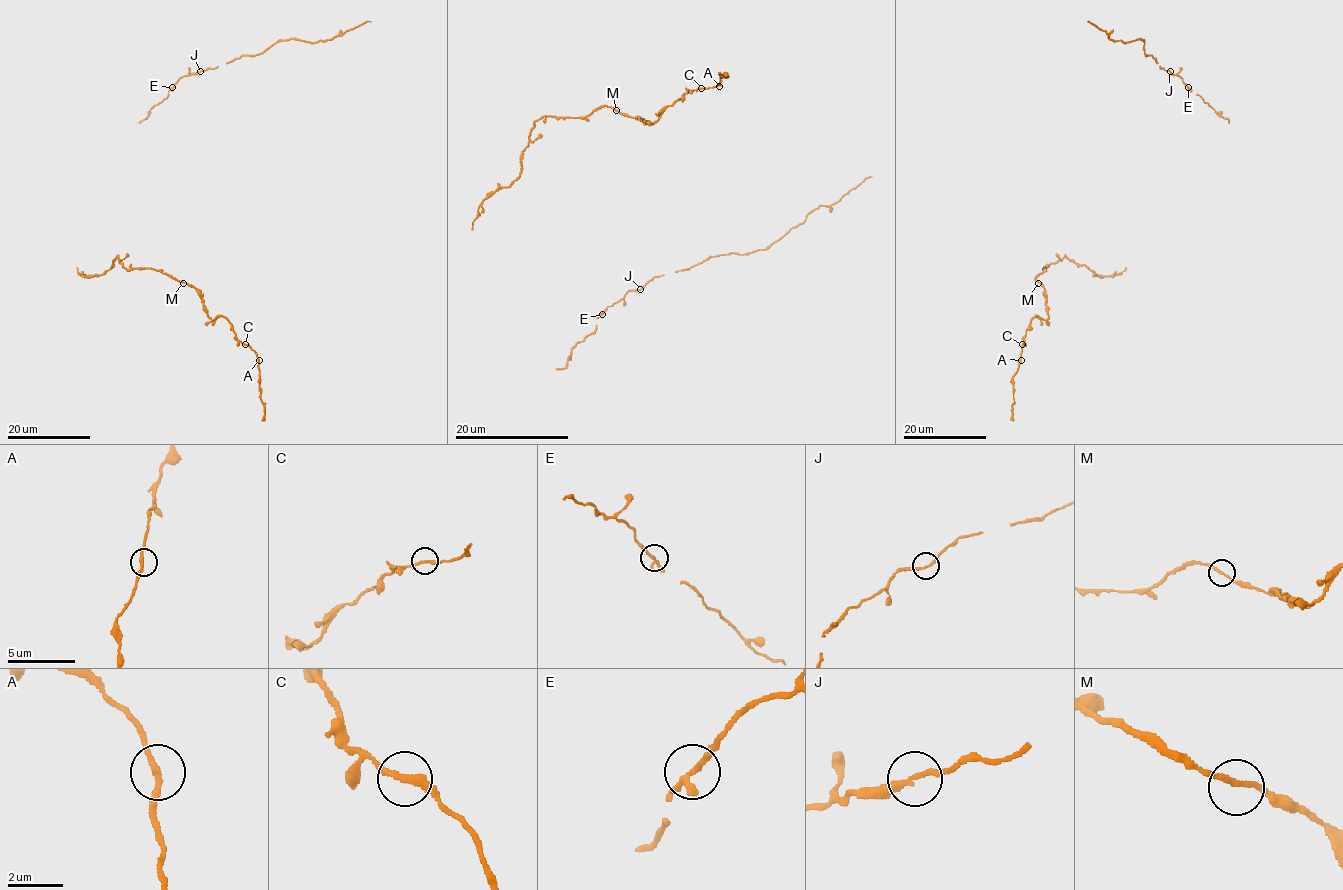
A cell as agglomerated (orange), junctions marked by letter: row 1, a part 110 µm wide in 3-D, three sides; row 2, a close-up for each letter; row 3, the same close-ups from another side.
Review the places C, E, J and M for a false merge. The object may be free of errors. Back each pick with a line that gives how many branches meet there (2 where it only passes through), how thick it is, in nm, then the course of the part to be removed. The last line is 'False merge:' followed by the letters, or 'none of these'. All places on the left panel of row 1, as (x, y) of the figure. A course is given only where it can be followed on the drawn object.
C: 2 | 240 nm | (245, 344), (254, 351), (259, 361), (261, 401), (264, 406), (262, 420)
False merge: C

